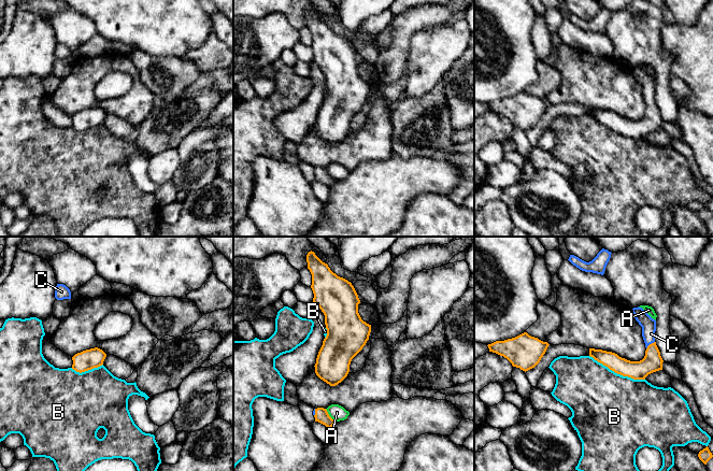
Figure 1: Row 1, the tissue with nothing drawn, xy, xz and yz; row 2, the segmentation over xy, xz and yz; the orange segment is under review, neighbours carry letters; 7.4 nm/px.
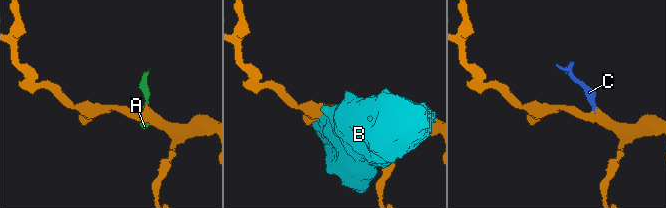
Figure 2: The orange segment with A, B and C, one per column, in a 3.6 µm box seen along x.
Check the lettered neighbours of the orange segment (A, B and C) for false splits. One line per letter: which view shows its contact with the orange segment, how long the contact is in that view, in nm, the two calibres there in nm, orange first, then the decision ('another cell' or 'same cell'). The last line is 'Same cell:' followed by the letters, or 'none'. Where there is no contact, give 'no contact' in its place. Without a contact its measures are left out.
A: meets orange in xz; contact 130 nm long; 100 nm thick on the orange side, 120 nm on the other; another cell
B: meets orange in yz; contact 460 nm long; 140 nm thick on the orange side, 500 nm on the other; another cell
C: meets orange in yz; contact 90 nm long; 140 nm thick on the orange side, 110 nm on the other; same cell
Same cell: C

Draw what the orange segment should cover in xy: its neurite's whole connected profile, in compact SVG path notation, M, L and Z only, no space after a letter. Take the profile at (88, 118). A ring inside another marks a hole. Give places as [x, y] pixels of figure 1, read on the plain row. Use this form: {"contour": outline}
{"contour": "M90 108L75 113L72 116L72 128L76 131L85 131L103 124L106 113L98 108Z"}

